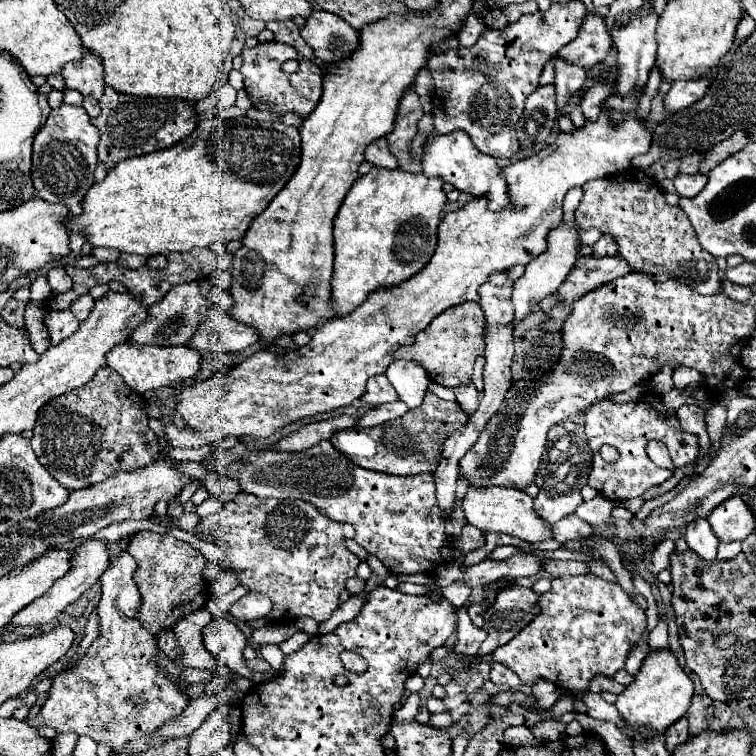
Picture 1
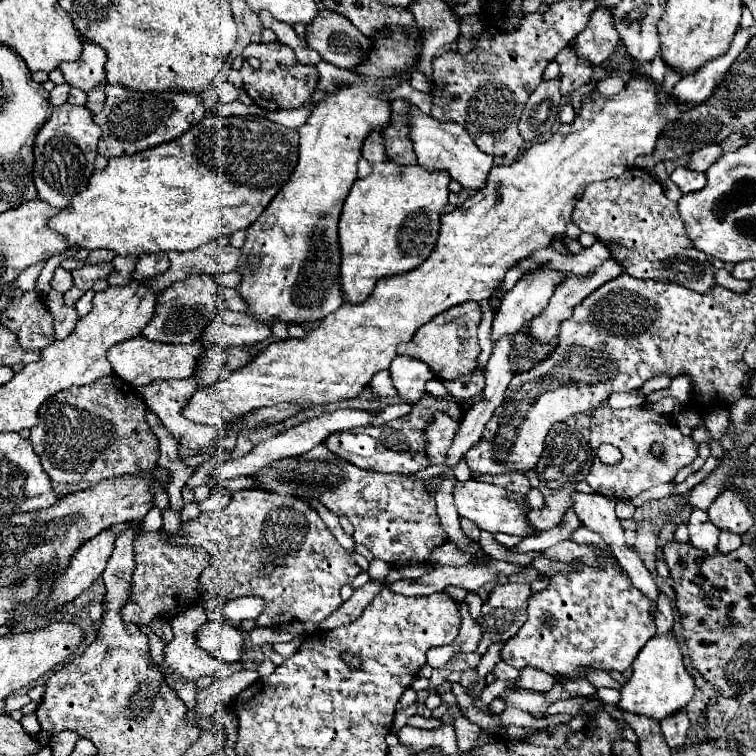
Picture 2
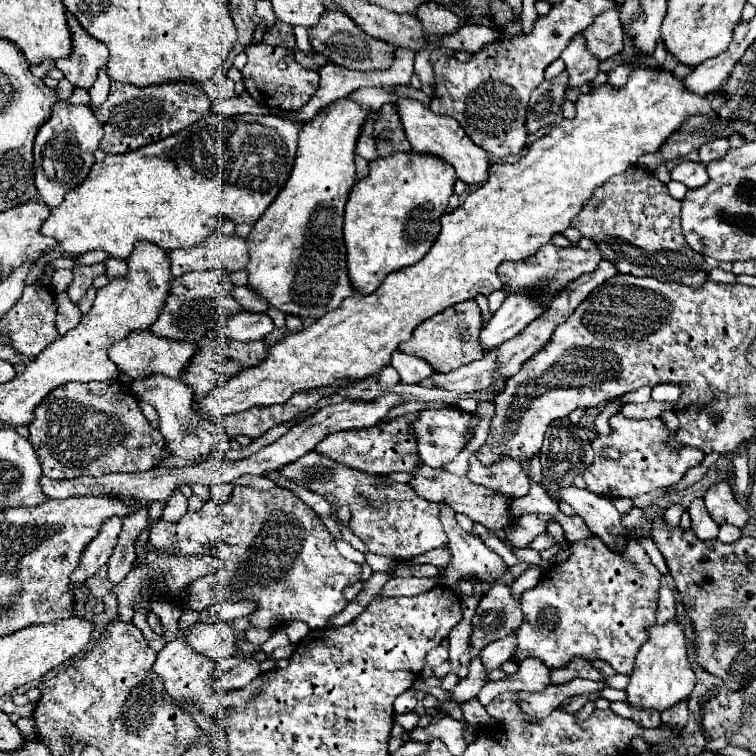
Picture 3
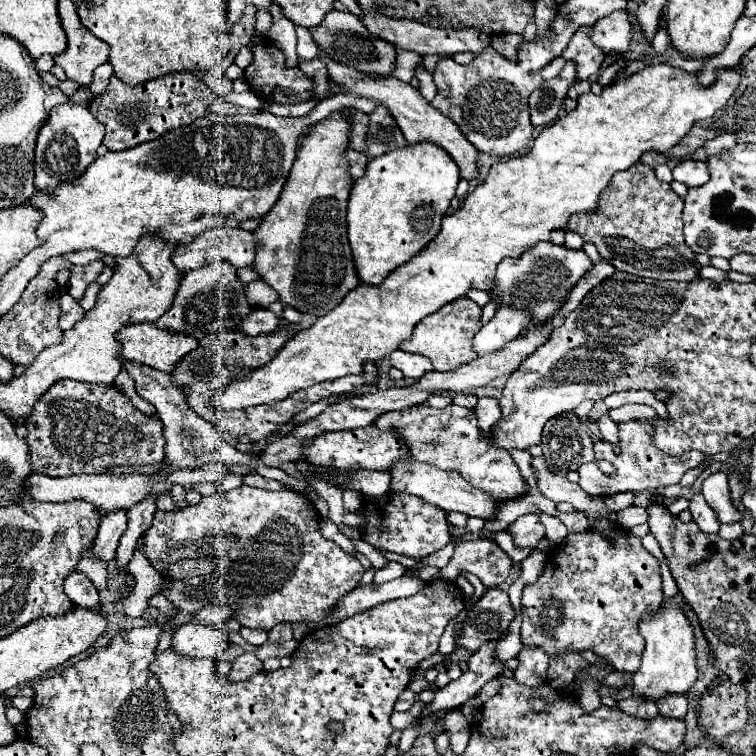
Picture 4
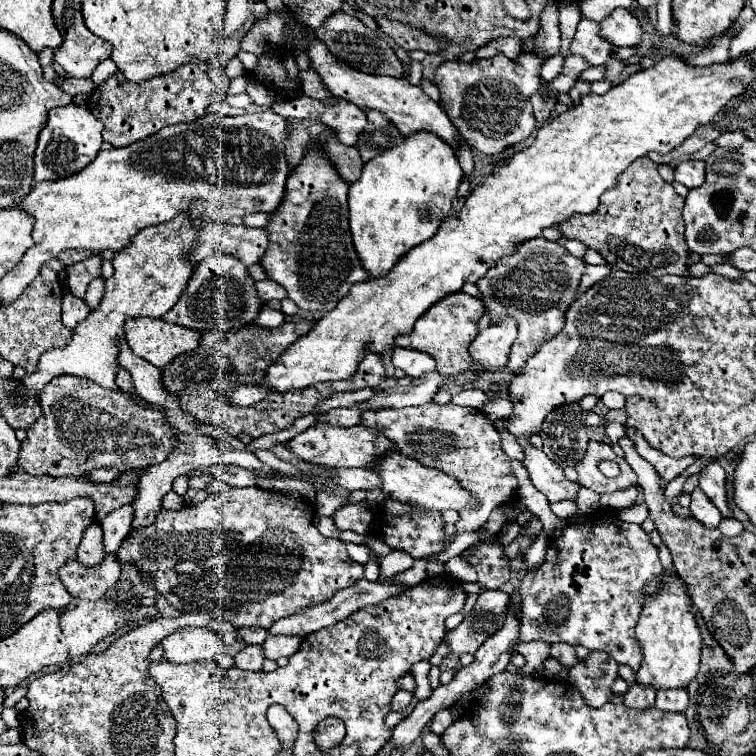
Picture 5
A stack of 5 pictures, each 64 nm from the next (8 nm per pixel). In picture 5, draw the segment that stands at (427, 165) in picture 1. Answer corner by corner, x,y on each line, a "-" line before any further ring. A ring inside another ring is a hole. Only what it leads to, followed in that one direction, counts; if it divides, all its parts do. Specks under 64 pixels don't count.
314,34
306,36
310,42
308,48
308,56
310,56
310,64
316,68
316,72
320,72
326,88
336,96
336,98
344,98
348,102
354,102
356,106
364,108
364,110
380,110
384,112
392,124
400,130
400,134
404,138
416,134
416,132
432,132
436,134
440,140
444,140
448,146
452,146
454,150
458,150
460,146
460,134
454,128
454,124
450,122
450,118
444,114
444,110
430,100
420,86
412,86
406,78
392,78
392,76
374,76
374,74
364,74
358,72
346,64
342,64
340,60
336,60
328,48
324,48
324,44
320,44
320,40
314,38

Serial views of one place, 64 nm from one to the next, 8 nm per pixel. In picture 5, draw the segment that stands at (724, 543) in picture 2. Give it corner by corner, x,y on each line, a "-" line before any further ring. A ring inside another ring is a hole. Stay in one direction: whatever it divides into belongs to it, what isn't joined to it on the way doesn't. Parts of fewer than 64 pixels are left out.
728,518
728,520
722,520
720,522
720,532
724,534
724,536
738,536
740,532
744,532
744,526
742,526
742,522
738,522
738,520
734,520
734,518

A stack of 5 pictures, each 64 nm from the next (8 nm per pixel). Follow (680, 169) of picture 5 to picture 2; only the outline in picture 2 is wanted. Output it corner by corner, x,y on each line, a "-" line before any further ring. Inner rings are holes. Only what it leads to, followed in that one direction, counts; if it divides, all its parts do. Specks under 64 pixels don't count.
676,168
670,174
670,180
682,190
682,194
696,192
706,186
706,174
704,172
688,172
686,168

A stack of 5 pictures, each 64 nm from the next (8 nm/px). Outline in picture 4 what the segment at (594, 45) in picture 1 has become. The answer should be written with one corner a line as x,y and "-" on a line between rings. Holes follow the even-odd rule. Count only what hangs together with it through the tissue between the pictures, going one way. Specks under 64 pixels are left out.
624,10
612,12
610,16
600,18
590,28
592,42
604,52
604,54
618,54
626,52
632,40
632,24
628,20
628,14

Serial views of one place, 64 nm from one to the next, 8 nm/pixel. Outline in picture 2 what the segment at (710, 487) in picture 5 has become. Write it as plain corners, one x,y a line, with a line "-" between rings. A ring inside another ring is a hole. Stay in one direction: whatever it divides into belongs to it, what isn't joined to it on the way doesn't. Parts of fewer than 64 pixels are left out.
732,488
722,492
712,502
712,506
708,508
708,516
710,516
710,522
718,530
730,530
738,536
746,534
750,530
750,526
754,524
754,516
750,514
746,504
736,496
736,492

